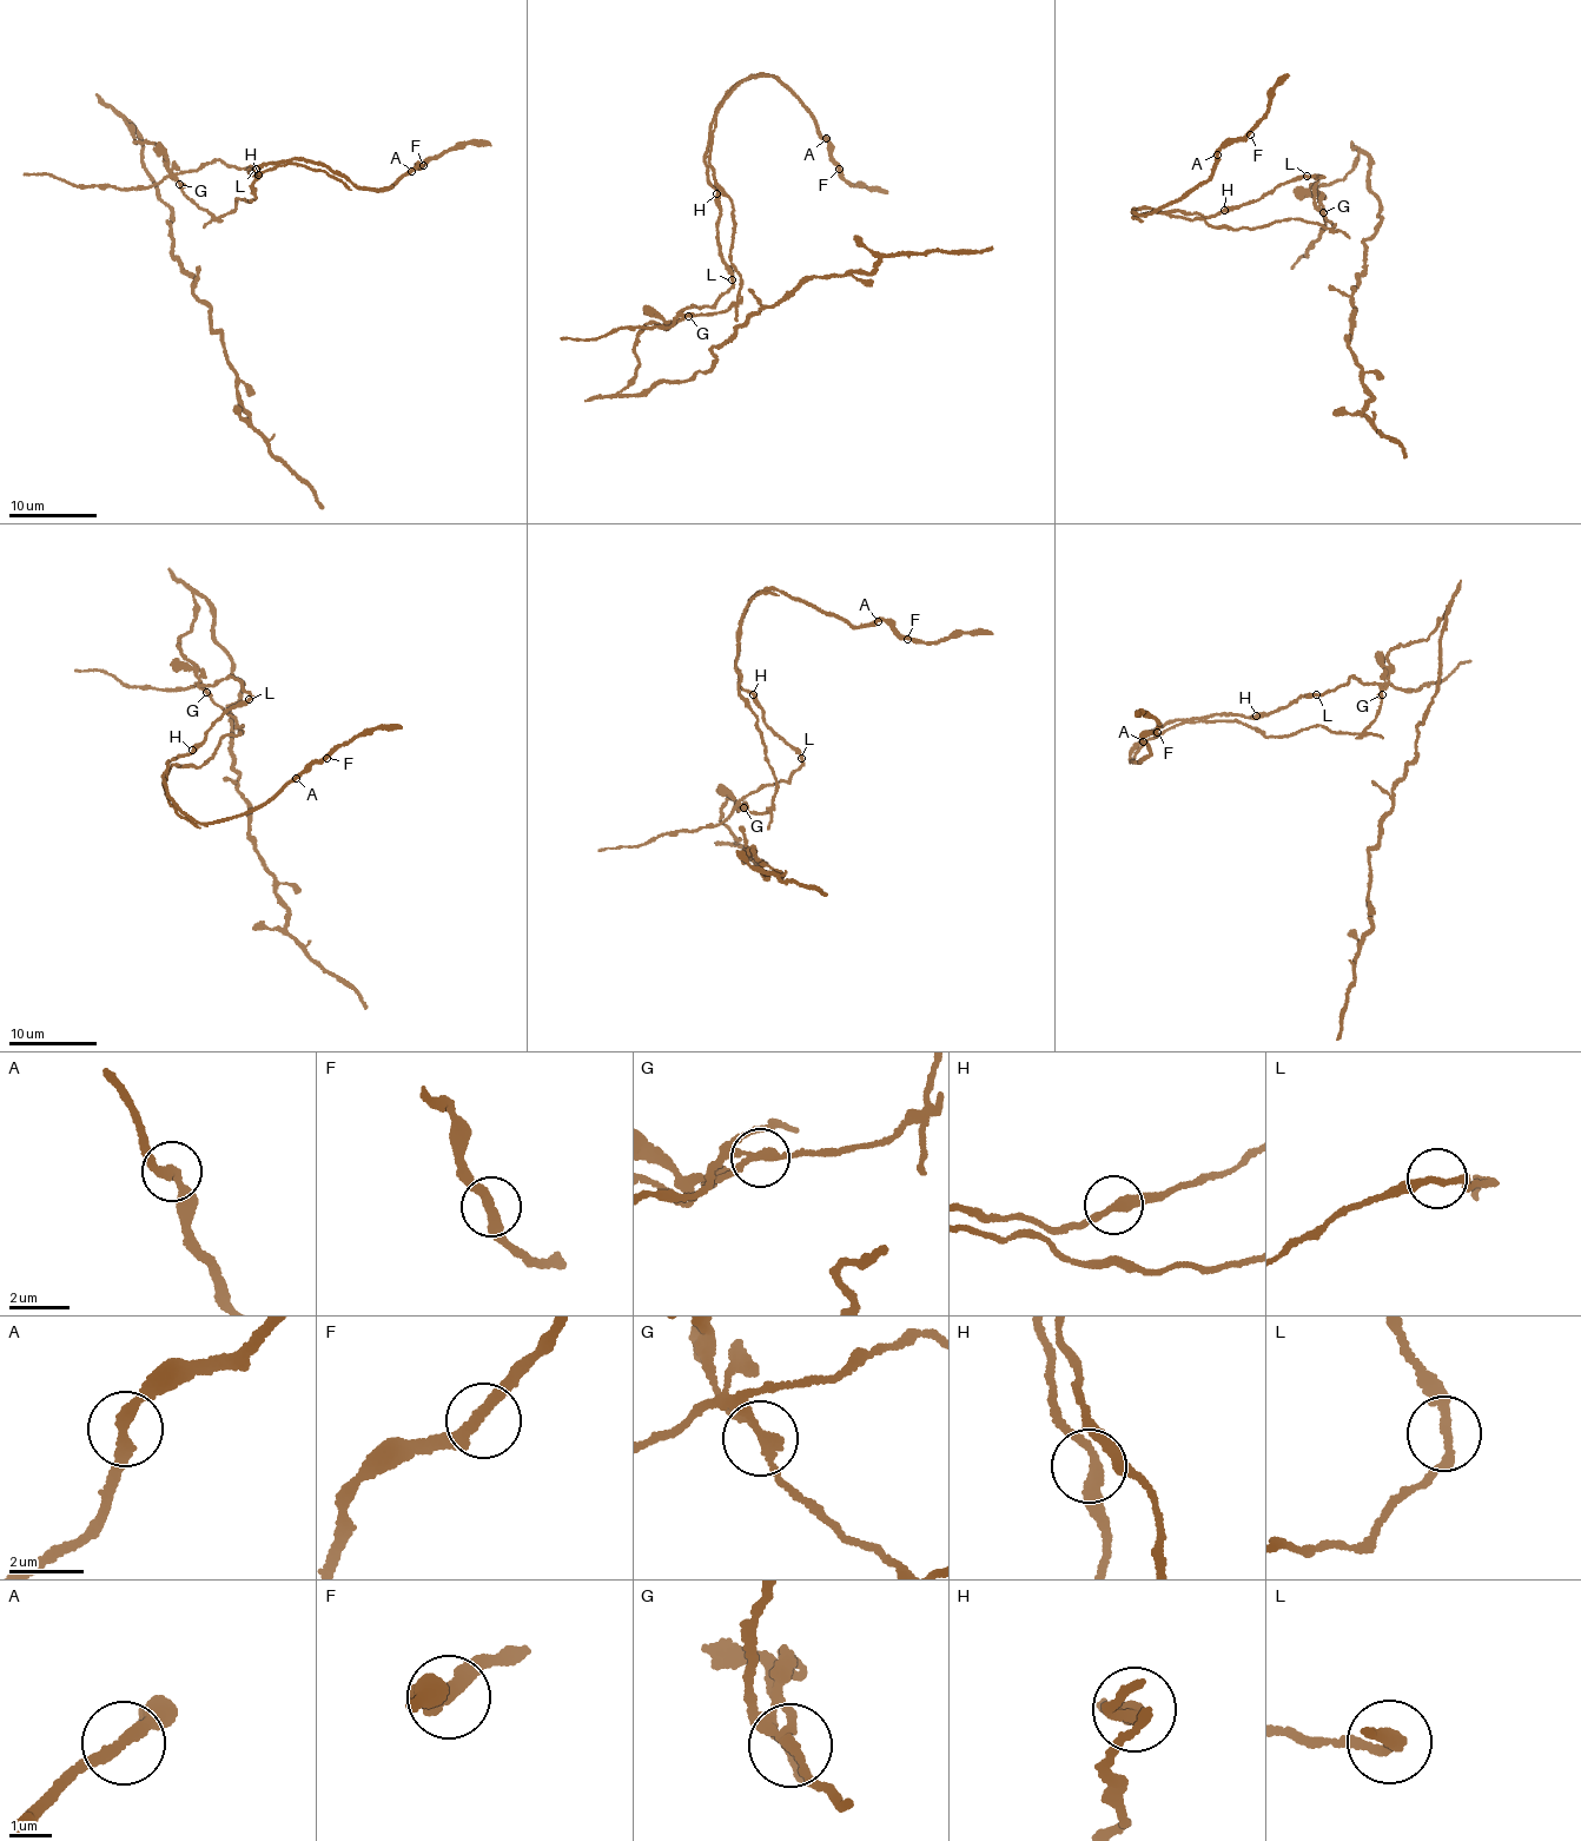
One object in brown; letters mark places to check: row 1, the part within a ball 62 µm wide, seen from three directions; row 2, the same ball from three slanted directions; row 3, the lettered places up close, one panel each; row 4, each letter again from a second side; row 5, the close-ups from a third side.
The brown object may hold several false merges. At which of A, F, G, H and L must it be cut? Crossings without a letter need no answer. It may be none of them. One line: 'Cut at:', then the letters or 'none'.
Cut at: G

